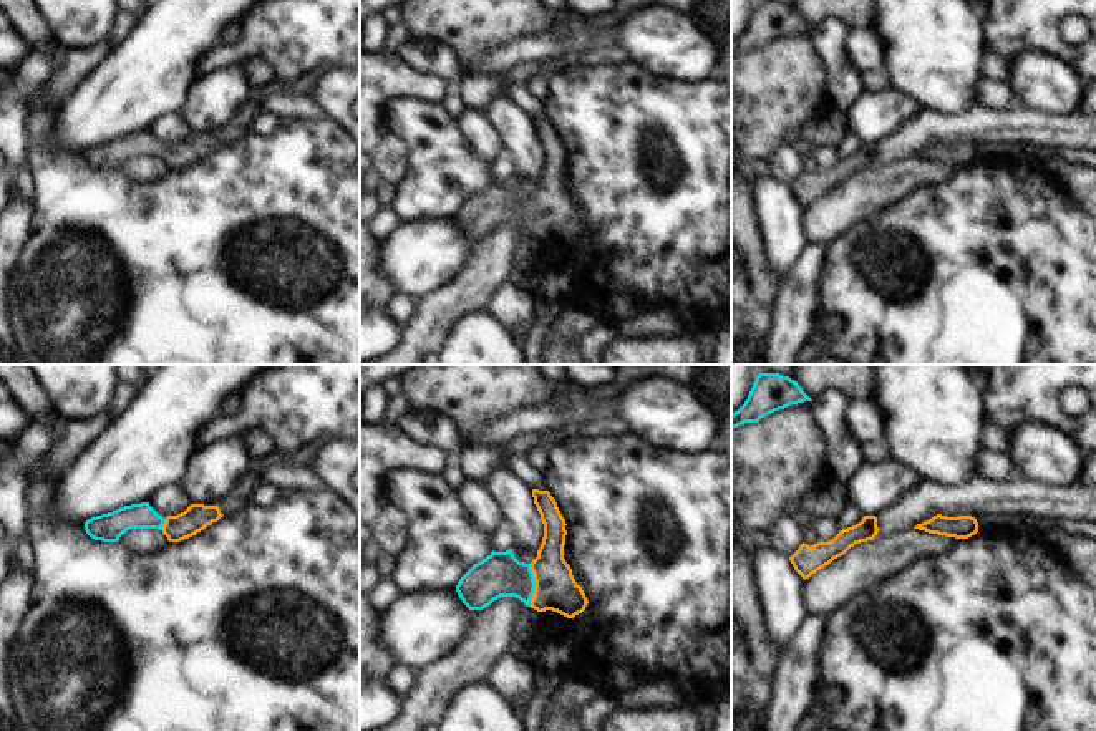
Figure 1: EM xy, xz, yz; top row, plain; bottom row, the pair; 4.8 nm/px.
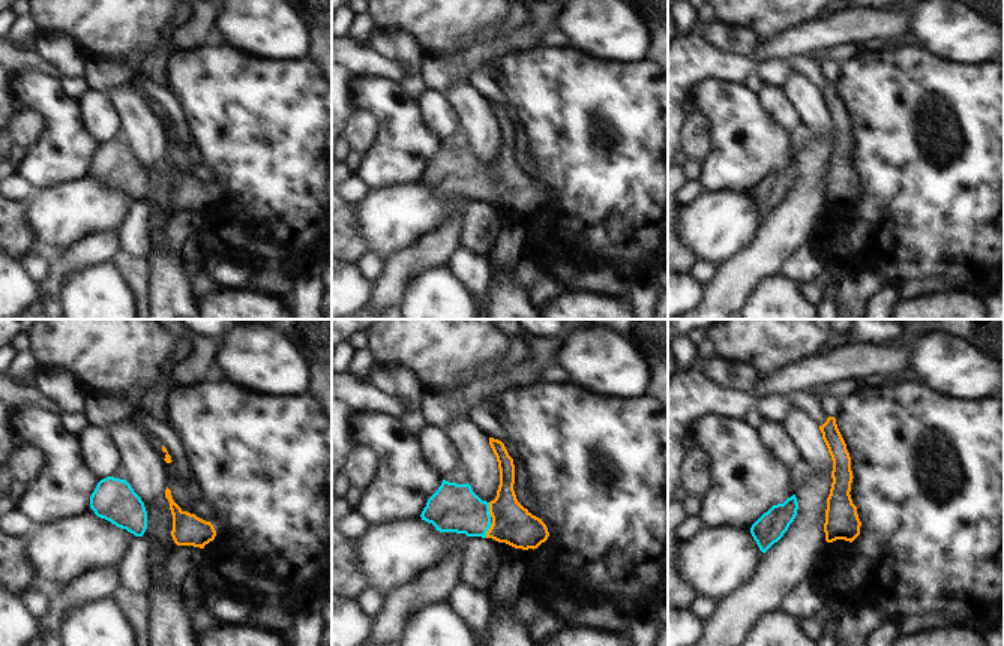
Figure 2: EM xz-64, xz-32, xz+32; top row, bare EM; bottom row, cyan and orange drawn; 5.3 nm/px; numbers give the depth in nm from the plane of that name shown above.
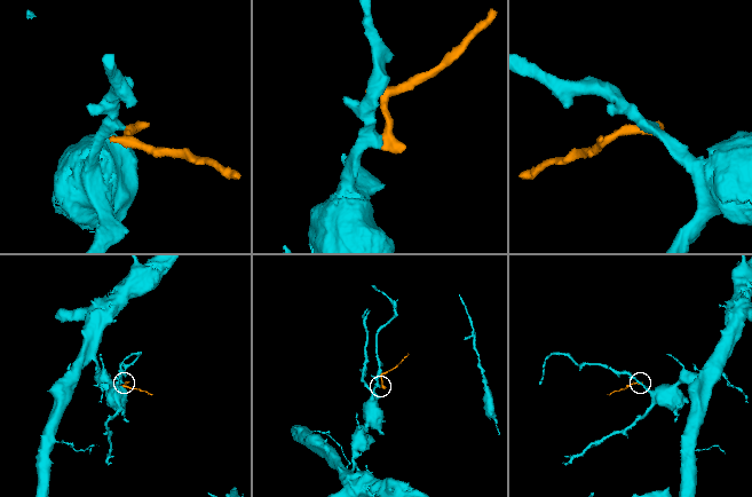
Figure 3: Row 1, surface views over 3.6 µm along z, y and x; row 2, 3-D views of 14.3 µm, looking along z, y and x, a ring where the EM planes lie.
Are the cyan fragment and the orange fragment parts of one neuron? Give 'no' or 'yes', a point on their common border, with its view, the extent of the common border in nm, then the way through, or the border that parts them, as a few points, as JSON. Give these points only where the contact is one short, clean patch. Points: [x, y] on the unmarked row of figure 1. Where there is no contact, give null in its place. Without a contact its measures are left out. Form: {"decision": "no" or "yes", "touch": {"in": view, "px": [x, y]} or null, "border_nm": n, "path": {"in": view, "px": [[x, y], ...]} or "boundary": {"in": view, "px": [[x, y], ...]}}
{"decision": "yes", "touch": {"in": "xz", "px": [534, 214]}, "border_nm": 200, "path": {"in": "xz", "px": [[501, 203], [534, 214], [551, 214], [556, 217]]}}

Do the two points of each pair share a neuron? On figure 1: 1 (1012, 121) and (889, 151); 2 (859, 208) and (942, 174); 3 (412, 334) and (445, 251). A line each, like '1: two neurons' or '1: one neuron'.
1: one neuron
2: one neuron
3: two neurons

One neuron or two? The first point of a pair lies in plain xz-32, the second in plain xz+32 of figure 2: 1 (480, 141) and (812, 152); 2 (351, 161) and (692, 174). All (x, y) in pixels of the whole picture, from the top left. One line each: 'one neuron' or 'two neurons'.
1: two neurons
2: one neuron

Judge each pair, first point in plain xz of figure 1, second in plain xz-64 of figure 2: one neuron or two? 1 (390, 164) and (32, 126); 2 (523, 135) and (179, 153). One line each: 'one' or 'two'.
1: one
2: two

